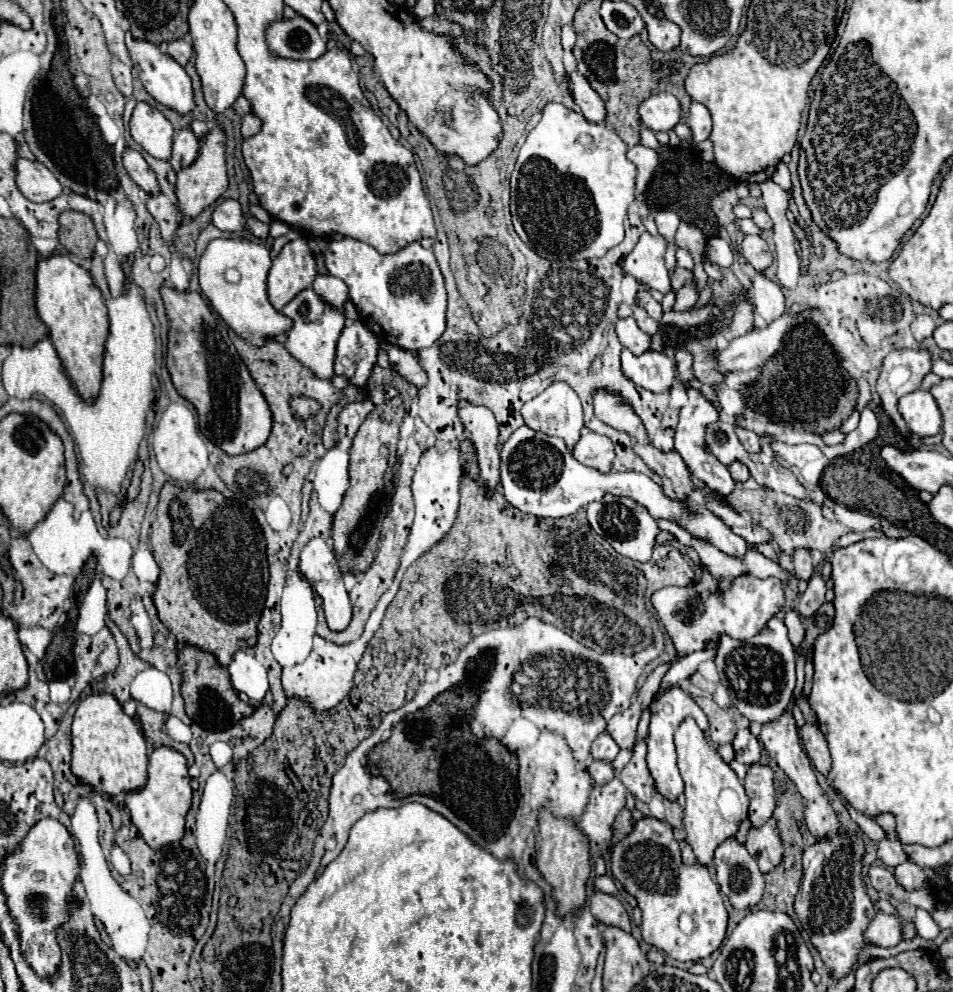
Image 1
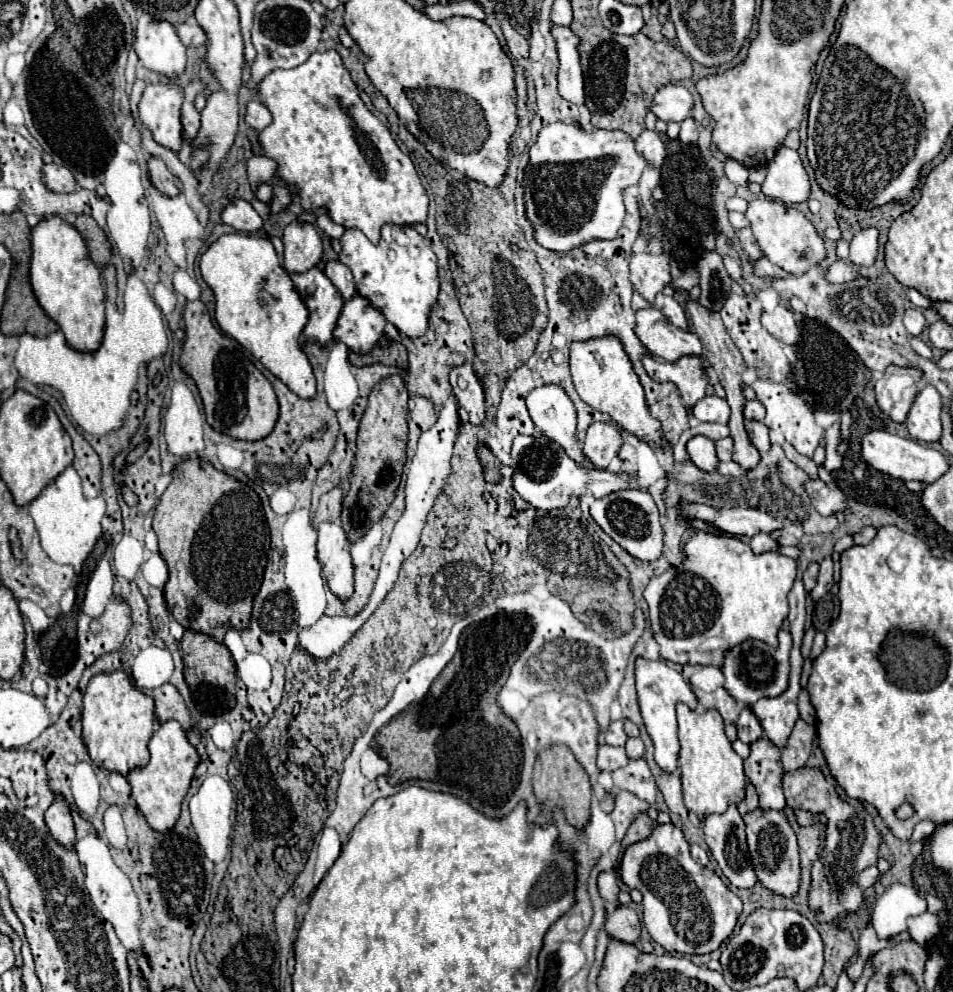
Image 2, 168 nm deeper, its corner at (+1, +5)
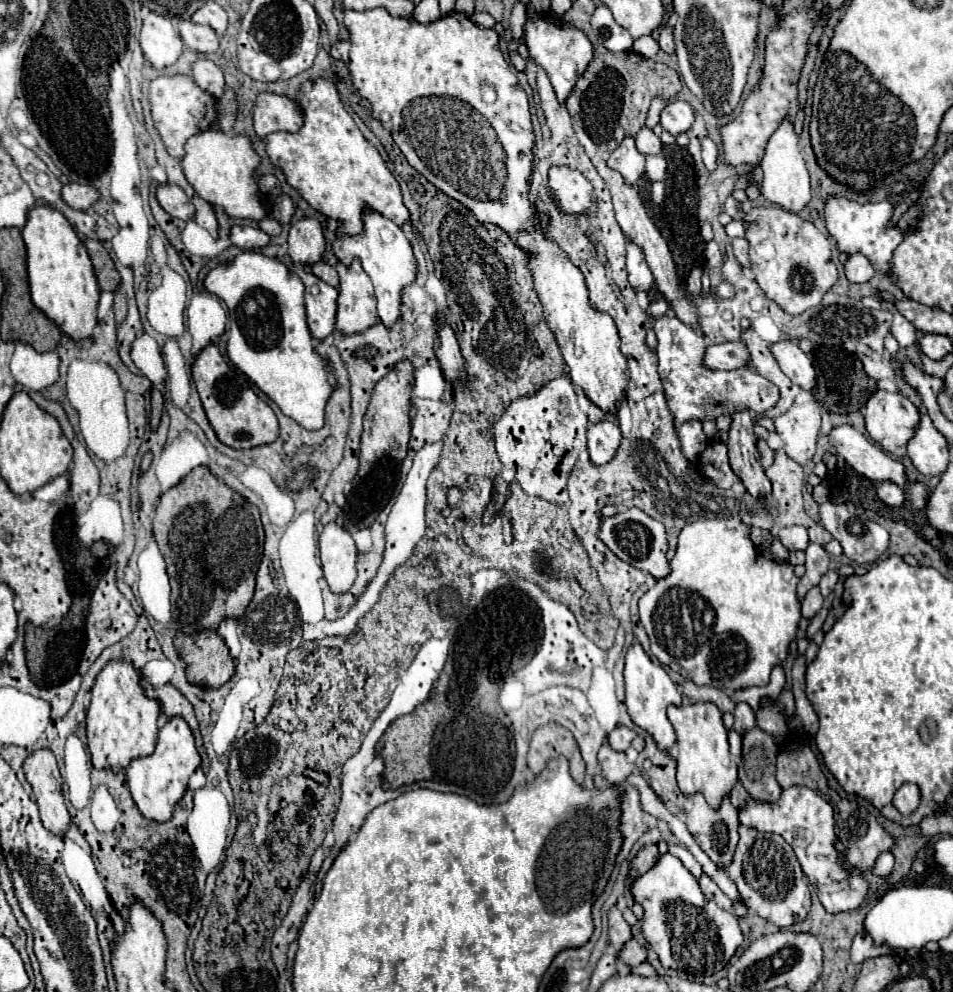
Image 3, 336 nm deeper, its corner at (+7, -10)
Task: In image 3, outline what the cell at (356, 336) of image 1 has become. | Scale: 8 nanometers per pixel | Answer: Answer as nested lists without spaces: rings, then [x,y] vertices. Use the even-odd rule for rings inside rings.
[[[353,259],[351,265],[337,263],[339,273],[339,299],[337,299],[337,329],[341,333],[363,331],[369,323],[377,323],[377,307],[373,283],[361,269],[361,261]]]

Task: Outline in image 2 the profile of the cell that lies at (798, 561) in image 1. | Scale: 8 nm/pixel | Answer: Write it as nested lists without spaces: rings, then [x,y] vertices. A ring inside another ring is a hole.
[[[813,562],[807,566],[807,570],[803,572],[803,584],[805,584],[805,590],[811,592],[811,588],[815,586],[815,580],[817,580],[817,572],[819,572],[819,564]]]

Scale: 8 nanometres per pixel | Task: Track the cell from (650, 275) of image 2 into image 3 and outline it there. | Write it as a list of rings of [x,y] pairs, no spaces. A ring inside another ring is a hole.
[[[633,241],[627,243],[627,271],[629,271],[629,281],[631,281],[633,289],[649,291],[655,285],[651,269],[645,261],[643,249],[639,245],[635,245]]]

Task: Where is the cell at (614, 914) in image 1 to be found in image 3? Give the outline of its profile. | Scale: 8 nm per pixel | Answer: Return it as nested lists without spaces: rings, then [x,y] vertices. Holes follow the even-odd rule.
[[[631,939],[625,945],[625,949],[619,953],[619,961],[625,965],[633,965],[633,967],[641,965],[645,959],[647,959],[647,949],[641,943],[637,943],[635,939]]]

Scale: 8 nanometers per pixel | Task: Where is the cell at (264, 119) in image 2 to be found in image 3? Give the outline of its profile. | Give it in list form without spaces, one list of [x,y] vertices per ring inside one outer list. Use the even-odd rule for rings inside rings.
[[[259,93],[255,101],[255,133],[267,137],[275,131],[297,133],[303,127],[303,109],[295,99],[277,93]]]

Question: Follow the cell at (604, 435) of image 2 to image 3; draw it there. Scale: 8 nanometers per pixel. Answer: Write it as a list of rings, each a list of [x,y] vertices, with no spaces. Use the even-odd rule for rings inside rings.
[[[603,419],[589,427],[587,431],[587,443],[589,443],[589,455],[591,461],[597,465],[609,463],[617,451],[617,443],[621,443],[621,429],[617,421]]]

